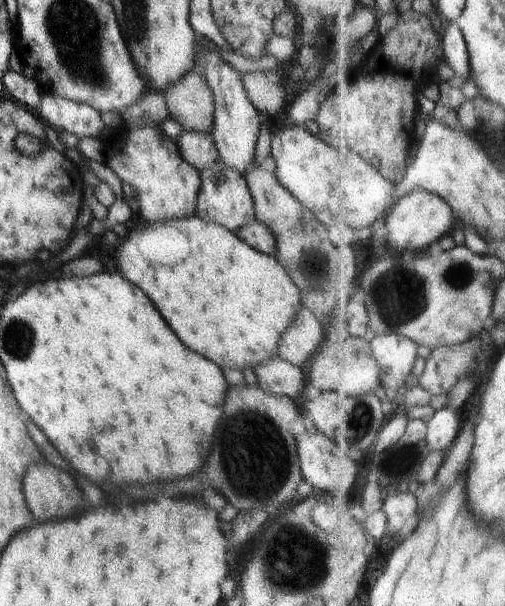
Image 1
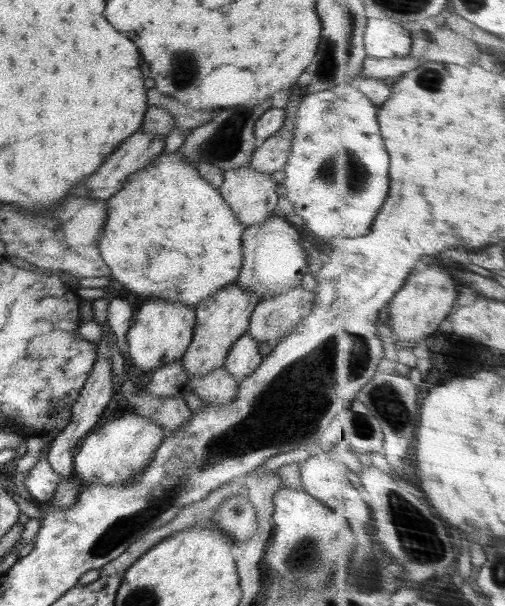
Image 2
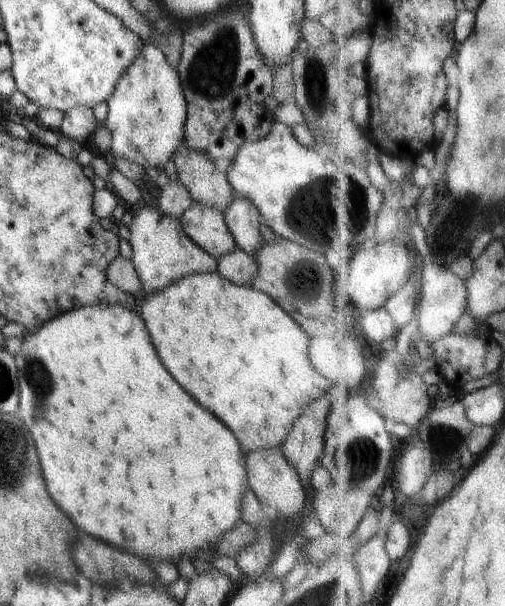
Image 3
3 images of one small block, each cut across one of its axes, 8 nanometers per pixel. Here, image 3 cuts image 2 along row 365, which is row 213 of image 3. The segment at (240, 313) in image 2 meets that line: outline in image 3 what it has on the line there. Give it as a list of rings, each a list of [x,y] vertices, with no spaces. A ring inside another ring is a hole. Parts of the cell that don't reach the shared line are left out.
[[[194,201],[191,208],[182,214],[180,223],[186,235],[216,260],[237,247],[223,212],[216,208]]]

